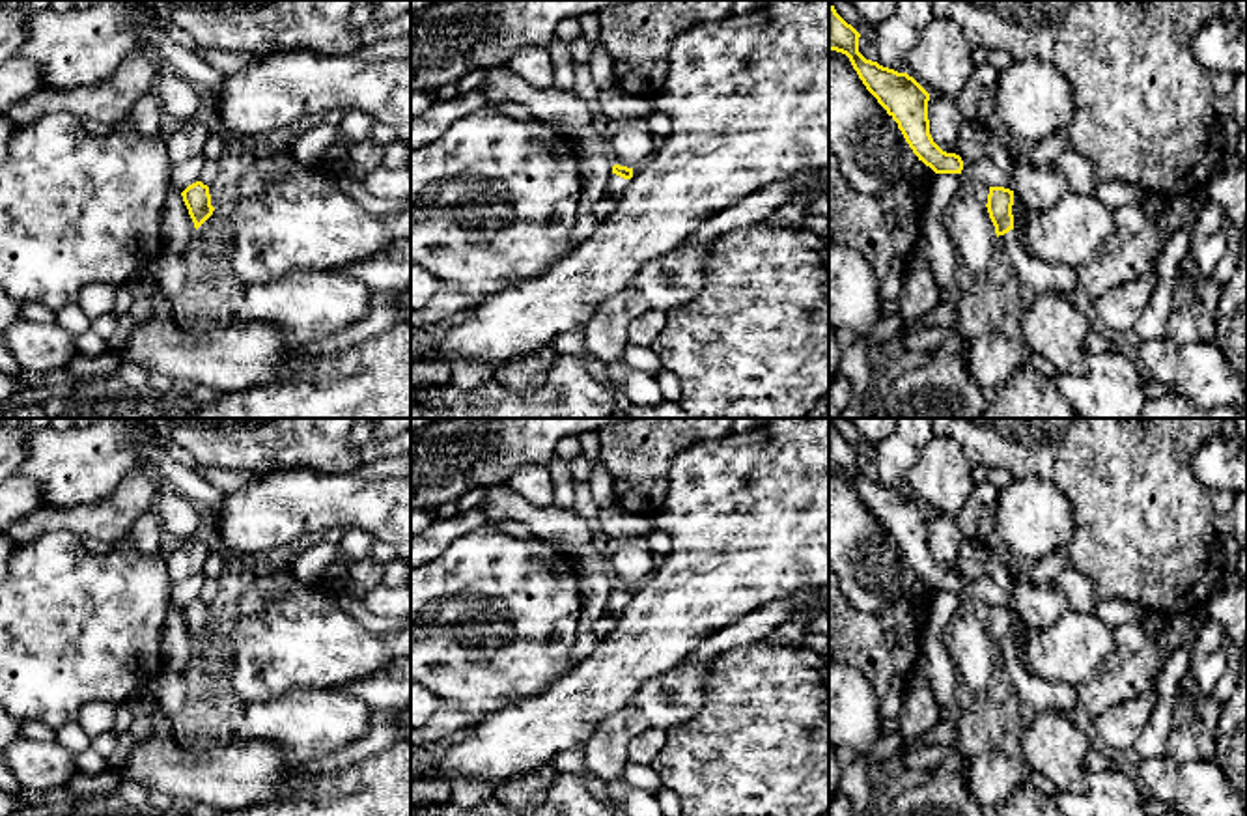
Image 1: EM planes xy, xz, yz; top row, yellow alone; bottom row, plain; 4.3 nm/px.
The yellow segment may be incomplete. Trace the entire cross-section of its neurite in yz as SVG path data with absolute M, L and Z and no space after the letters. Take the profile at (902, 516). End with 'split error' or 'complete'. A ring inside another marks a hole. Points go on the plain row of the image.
M829 422L829 469L849 476L866 508L898 542L913 571L935 592L961 592L963 579L956 571L943 570L930 553L930 512L907 491L883 485L859 471L861 452L848 443Z; complete

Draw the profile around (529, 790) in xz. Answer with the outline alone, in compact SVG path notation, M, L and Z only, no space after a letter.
M549 762L532 773L508 779L500 786L495 786L495 797L510 809L536 809L545 801L554 777L556 769Z

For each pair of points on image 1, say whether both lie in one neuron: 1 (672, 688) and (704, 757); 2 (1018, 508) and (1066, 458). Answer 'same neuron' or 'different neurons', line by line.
1: different neurons
2: different neurons

